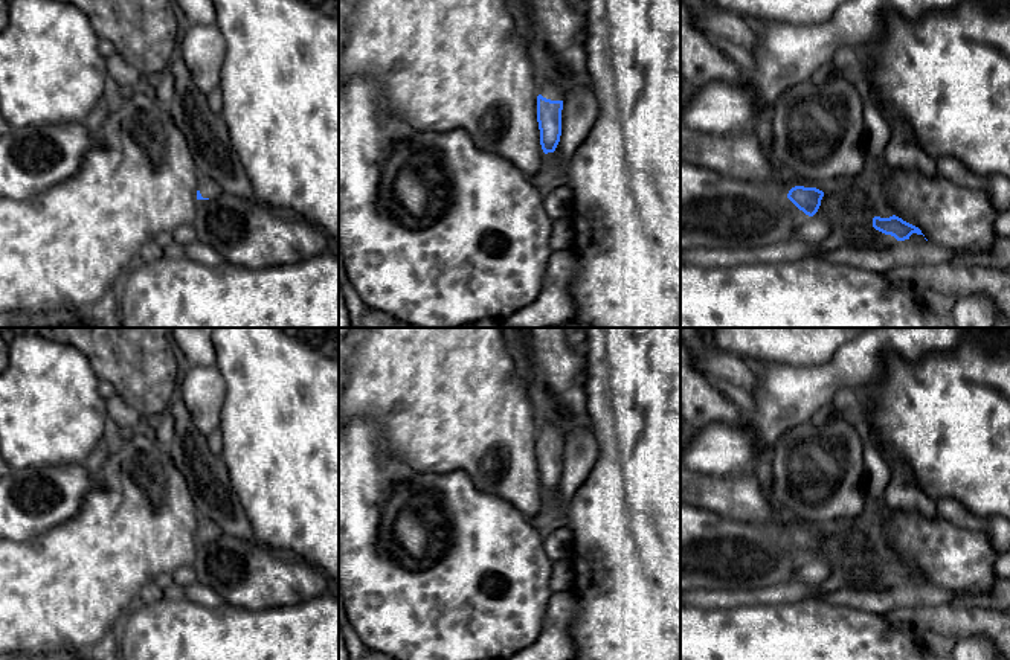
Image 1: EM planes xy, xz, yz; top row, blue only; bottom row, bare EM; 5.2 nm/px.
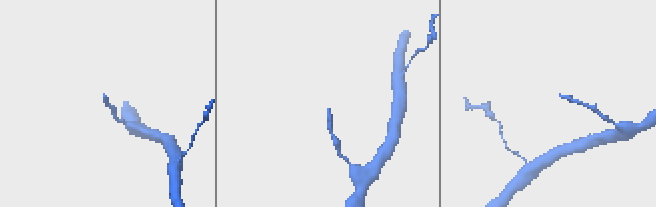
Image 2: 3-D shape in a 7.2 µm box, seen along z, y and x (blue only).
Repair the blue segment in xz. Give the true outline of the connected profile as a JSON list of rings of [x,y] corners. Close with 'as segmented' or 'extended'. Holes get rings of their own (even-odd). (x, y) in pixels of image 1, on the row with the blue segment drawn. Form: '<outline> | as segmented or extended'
[[[548,81],[537,96],[537,122],[545,154],[554,152],[561,136],[563,85]]] | extended

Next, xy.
[[[209,178],[200,180],[200,186],[198,186],[198,191],[197,191],[197,200],[215,198],[220,194],[223,194],[223,189],[220,187],[218,183],[215,183],[214,180],[209,180]]] | extended

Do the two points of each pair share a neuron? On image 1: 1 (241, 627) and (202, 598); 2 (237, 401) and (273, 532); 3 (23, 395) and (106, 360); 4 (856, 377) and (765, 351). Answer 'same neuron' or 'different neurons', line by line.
1: different neurons
2: same neuron
3: different neurons
4: different neurons

